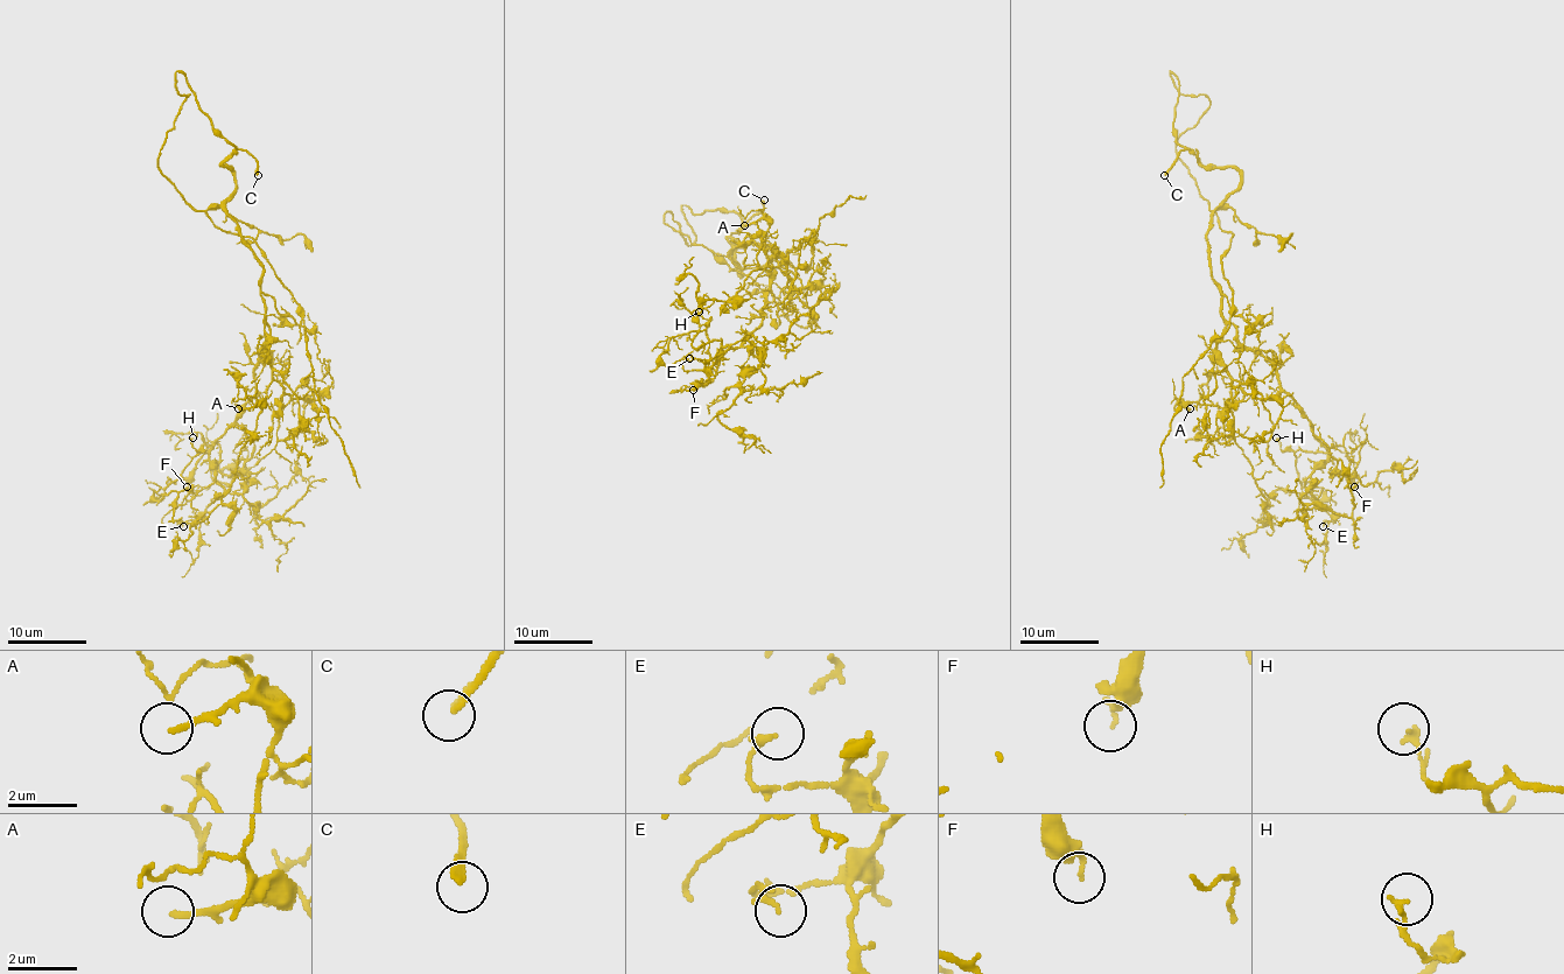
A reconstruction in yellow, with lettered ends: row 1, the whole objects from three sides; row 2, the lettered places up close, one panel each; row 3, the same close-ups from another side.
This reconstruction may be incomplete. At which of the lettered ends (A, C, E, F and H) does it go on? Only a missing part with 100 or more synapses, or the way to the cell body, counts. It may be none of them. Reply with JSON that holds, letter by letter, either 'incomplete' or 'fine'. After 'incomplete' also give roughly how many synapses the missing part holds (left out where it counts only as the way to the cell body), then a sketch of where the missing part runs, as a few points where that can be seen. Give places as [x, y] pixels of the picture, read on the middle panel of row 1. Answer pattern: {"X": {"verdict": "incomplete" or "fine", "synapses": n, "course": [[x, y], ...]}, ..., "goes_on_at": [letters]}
{"A": {"verdict": "fine"}, "C": {"verdict": "incomplete", "course": [[764, 200], [773, 186], [773, 139], [806, 102], [805, 82], [826, 62], [843, 13], [851, 4]]}, "E": {"verdict": "fine"}, "F": {"verdict": "fine"}, "H": {"verdict": "fine"}, "goes_on_at": ["C"]}

